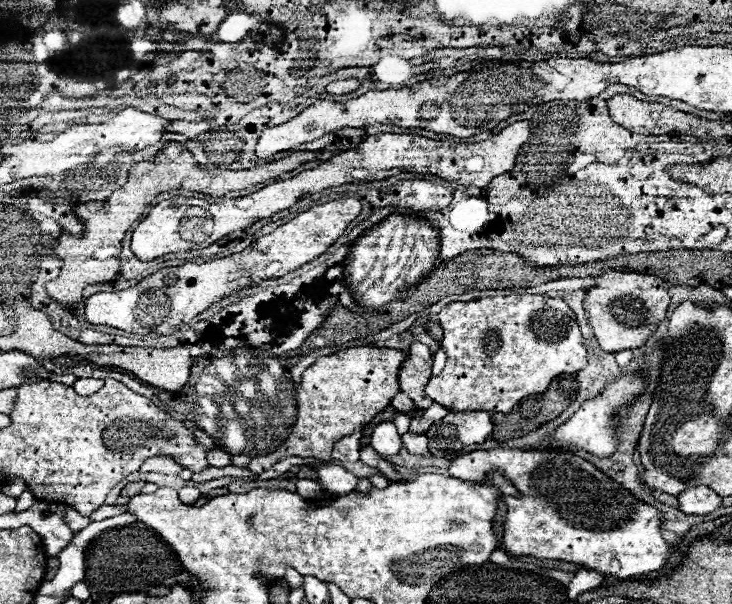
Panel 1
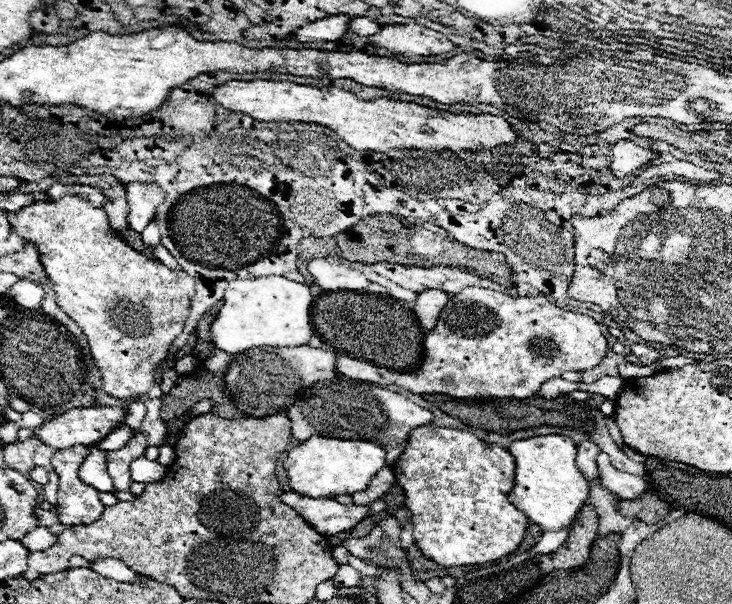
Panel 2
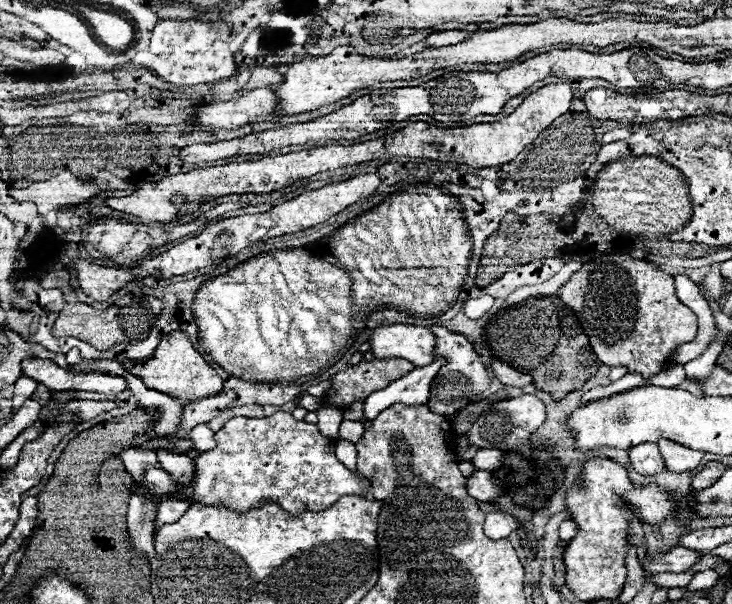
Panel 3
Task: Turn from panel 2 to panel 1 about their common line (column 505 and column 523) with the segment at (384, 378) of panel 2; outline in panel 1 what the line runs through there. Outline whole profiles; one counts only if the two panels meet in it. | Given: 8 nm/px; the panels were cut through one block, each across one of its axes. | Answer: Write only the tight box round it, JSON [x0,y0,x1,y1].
[424,294,588,414]

